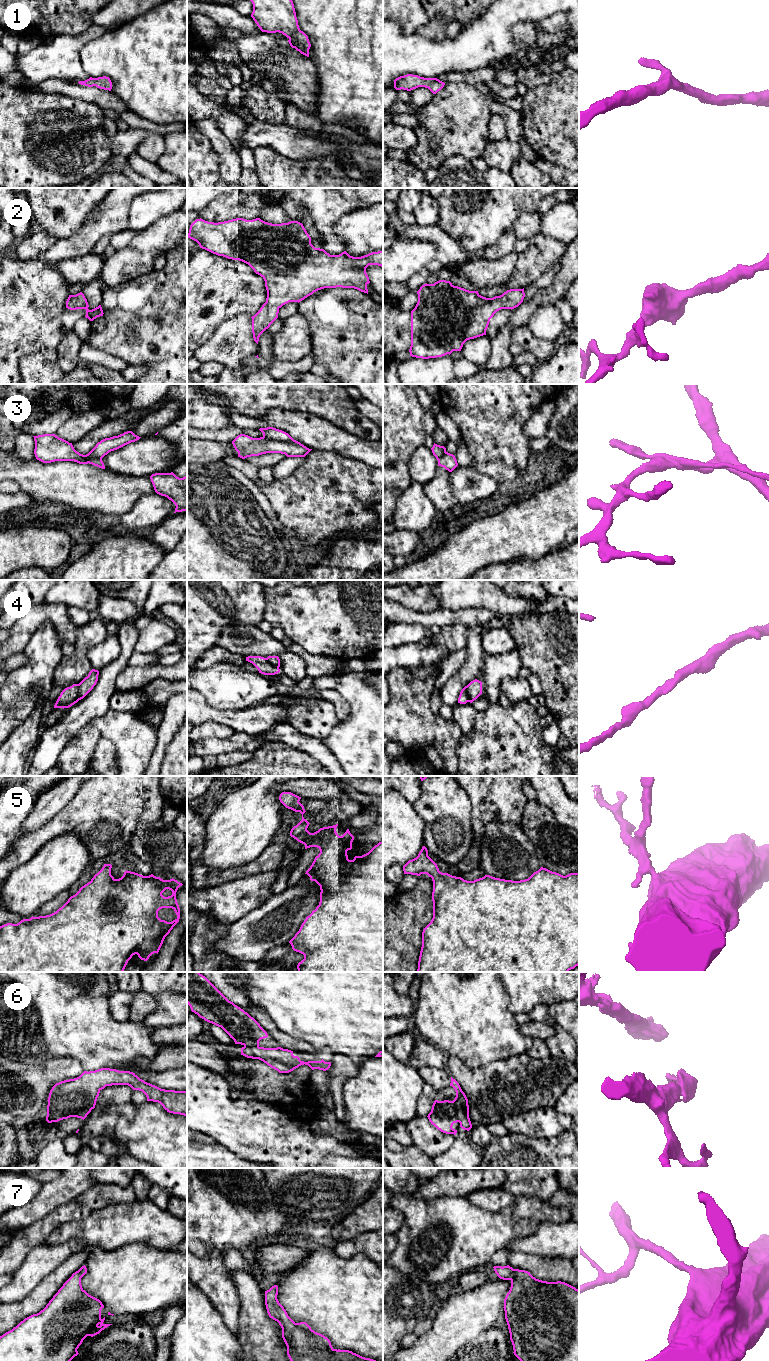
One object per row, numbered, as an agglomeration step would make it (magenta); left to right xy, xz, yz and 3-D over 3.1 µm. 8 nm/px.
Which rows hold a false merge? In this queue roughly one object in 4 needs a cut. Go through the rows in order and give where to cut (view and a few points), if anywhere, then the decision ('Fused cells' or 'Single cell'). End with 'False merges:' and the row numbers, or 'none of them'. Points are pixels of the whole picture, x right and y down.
1: No split. Single cell
2: No split. Single cell
3: Split along xz (263, 436), (281, 441), (293, 440). Fused cells
4: Split along xy (79, 684), (78, 699), (75, 702). Fused cells
5: No split. Single cell
6: No split. Single cell
7: No split. Single cell
False merges: 3, 4

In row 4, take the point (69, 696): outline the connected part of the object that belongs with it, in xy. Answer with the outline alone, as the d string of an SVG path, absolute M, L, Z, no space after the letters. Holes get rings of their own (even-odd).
M79 684L65 688L58 697L54 708L69 708L78 701Z

